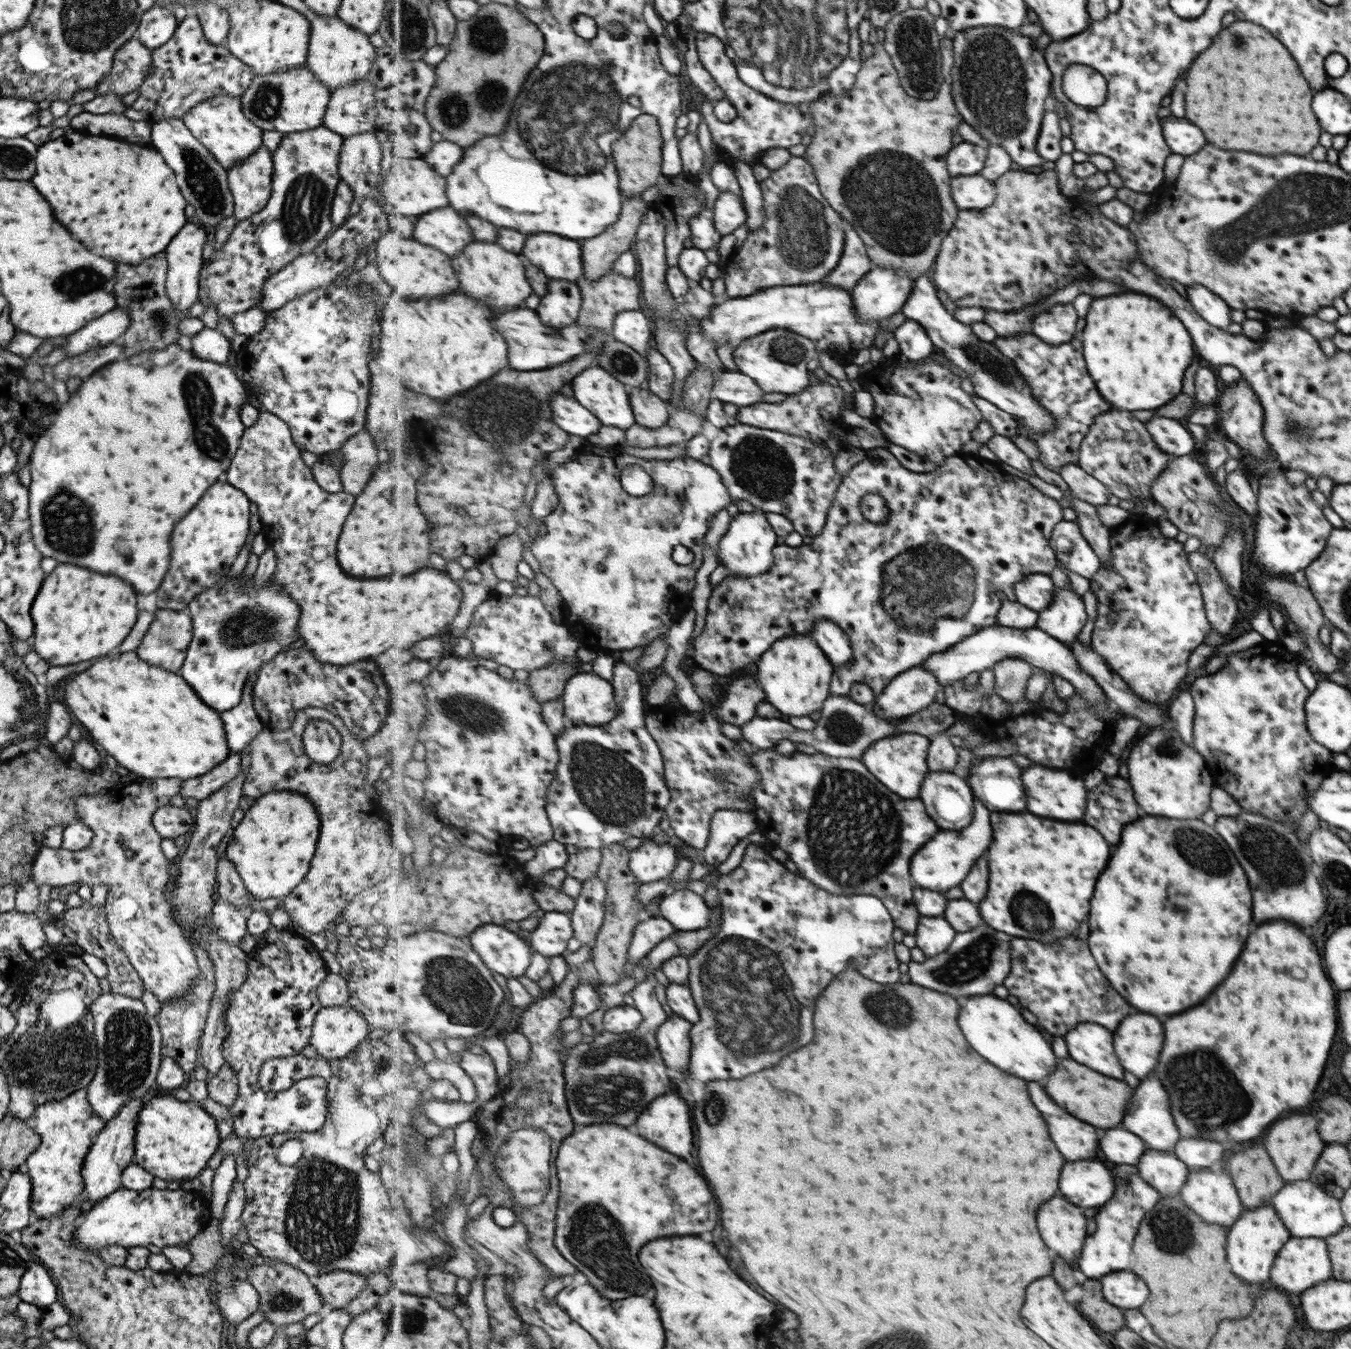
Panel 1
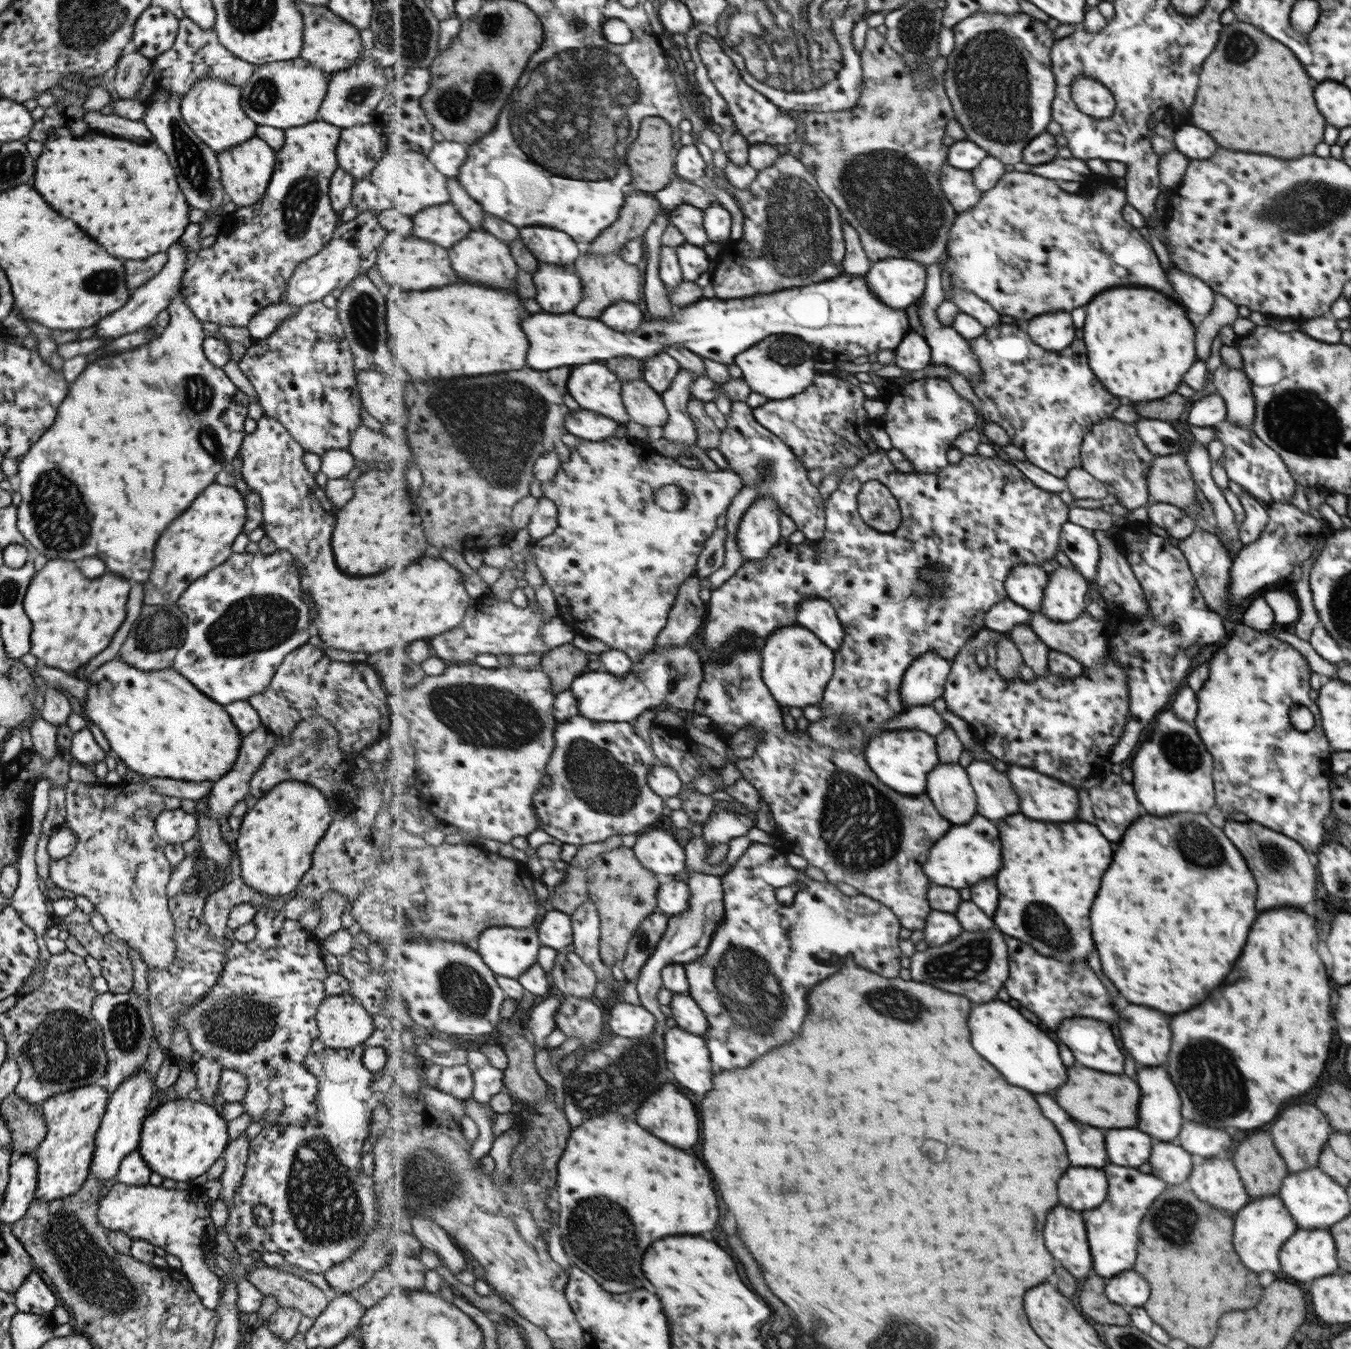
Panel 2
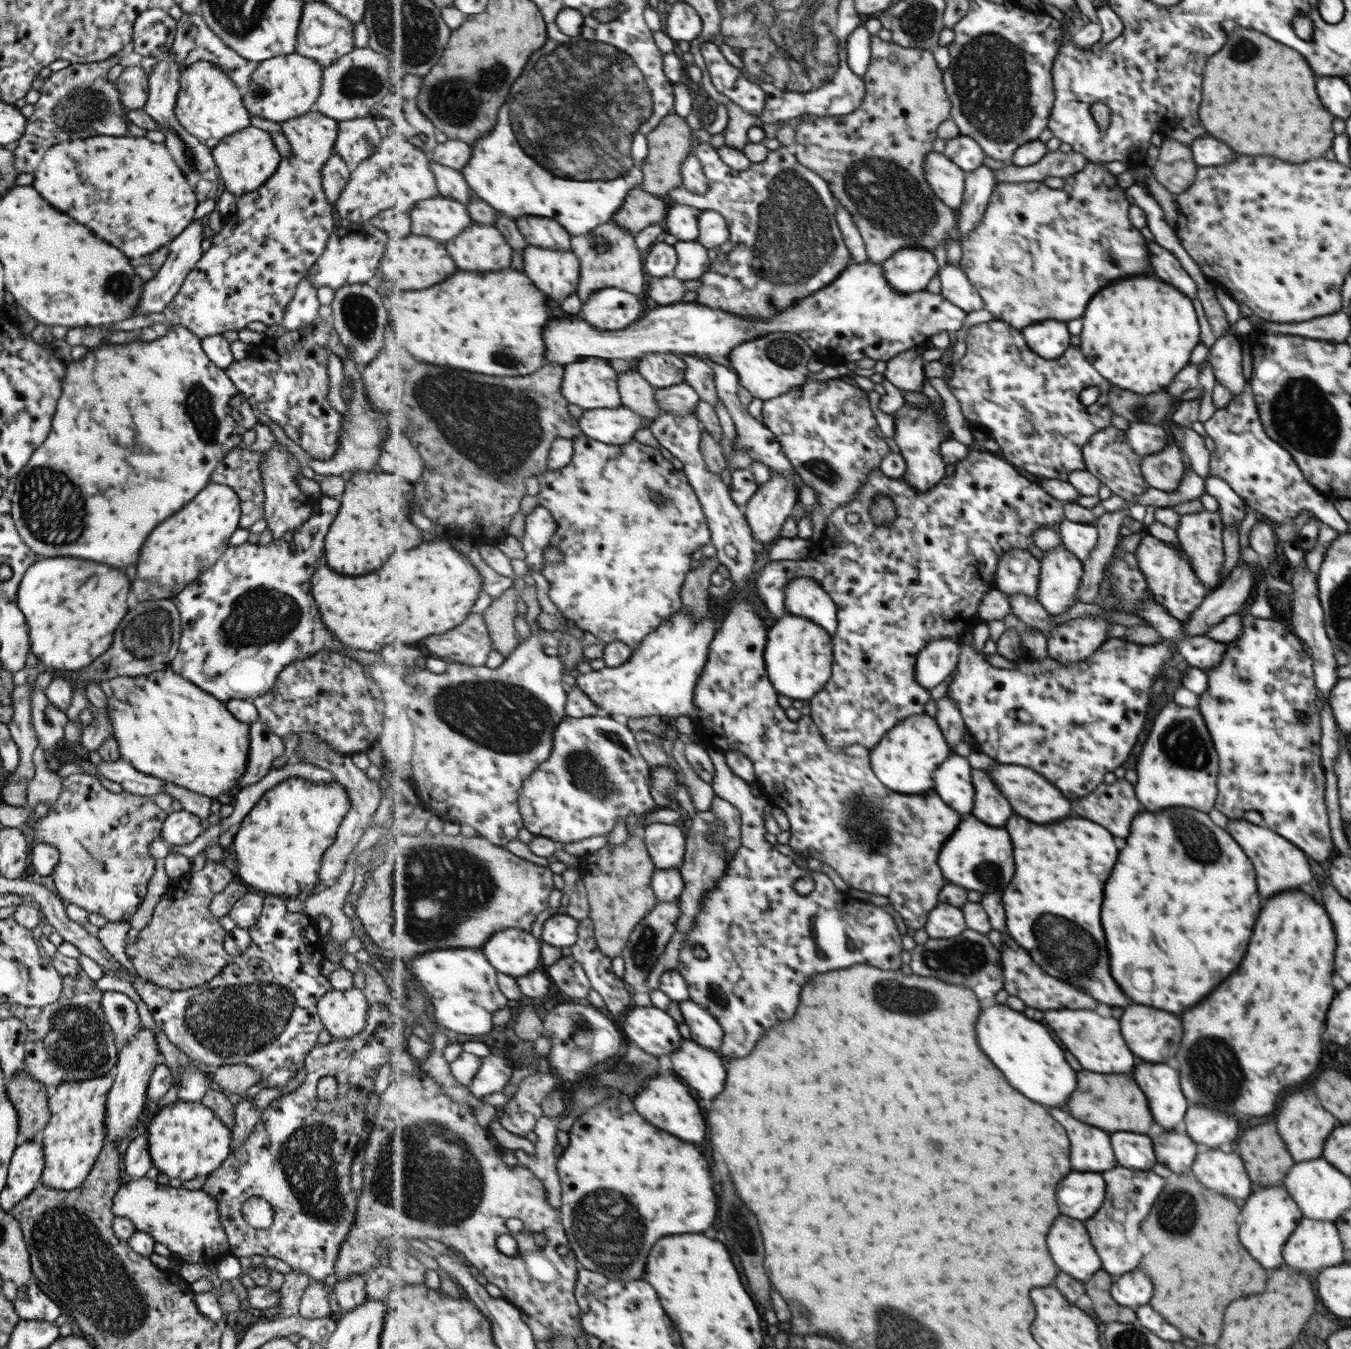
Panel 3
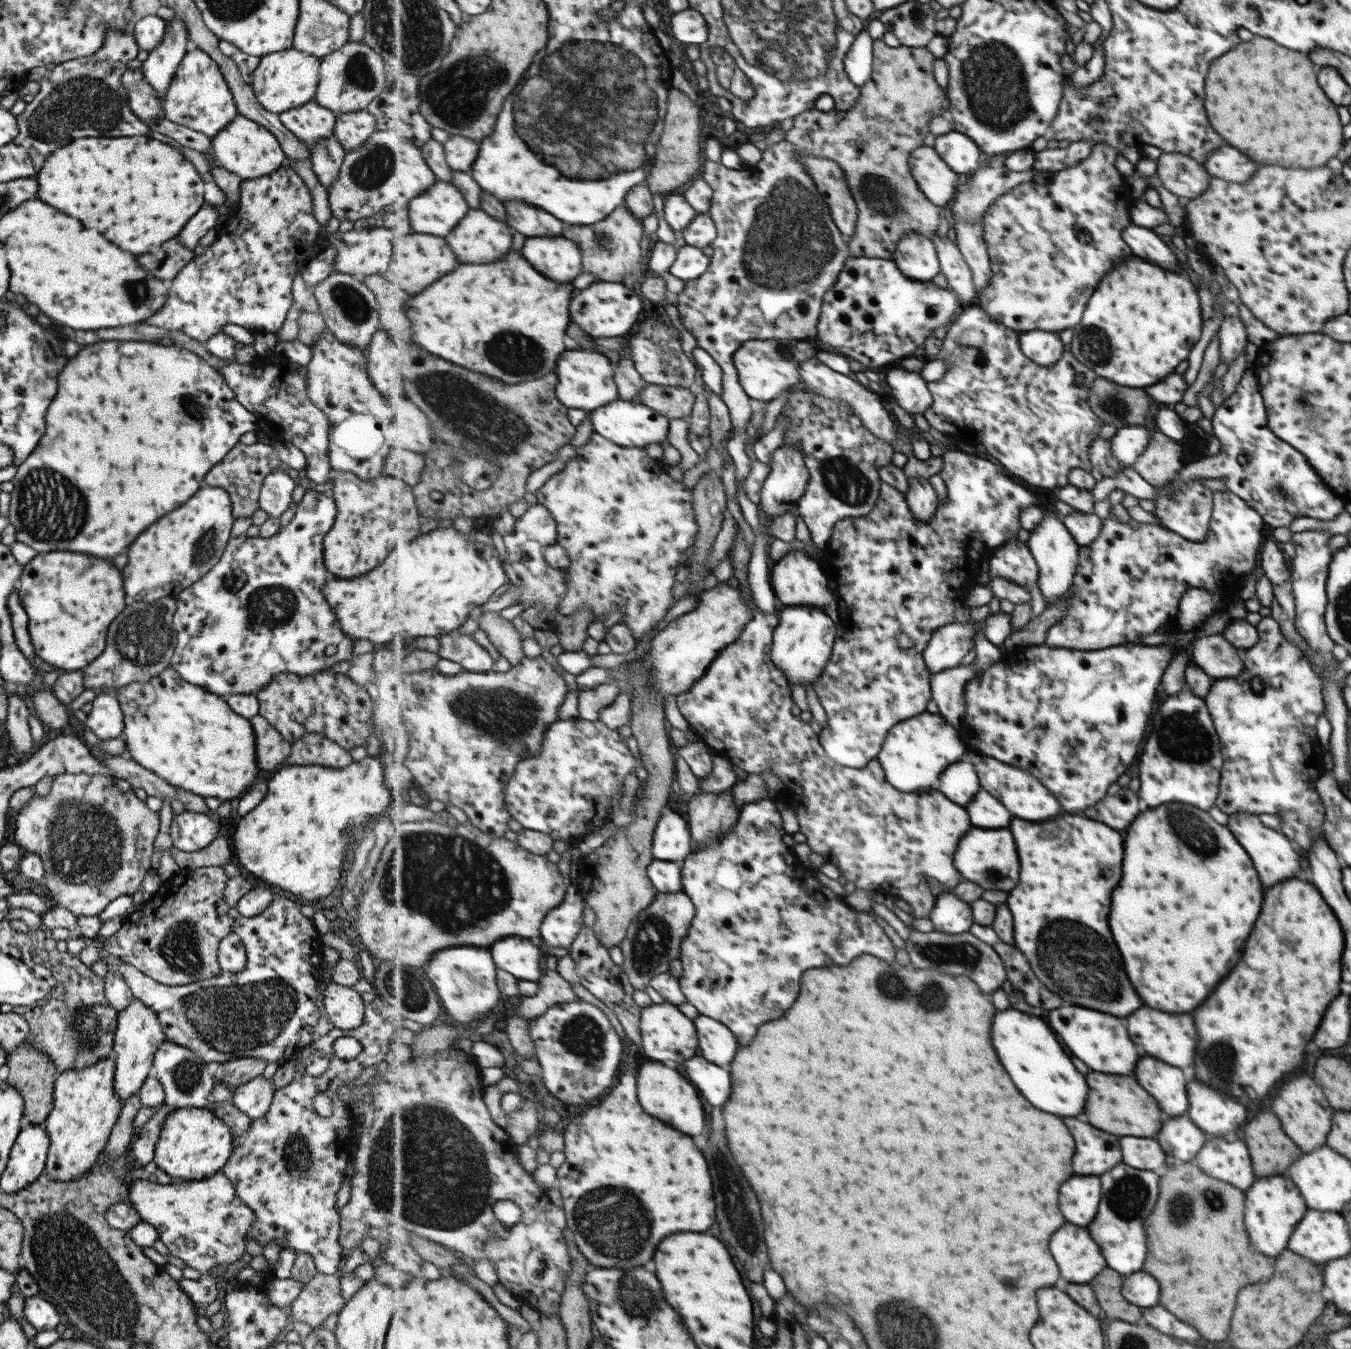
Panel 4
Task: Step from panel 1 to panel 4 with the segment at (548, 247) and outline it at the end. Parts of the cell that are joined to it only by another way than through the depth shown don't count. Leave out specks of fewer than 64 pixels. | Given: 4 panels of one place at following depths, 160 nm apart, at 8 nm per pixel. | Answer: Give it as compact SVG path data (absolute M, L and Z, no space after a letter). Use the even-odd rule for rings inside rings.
M507 202L508 220L507 223L513 231L521 232L527 236L561 236L564 227L567 225L555 218L553 214L535 208L531 204L519 202Z

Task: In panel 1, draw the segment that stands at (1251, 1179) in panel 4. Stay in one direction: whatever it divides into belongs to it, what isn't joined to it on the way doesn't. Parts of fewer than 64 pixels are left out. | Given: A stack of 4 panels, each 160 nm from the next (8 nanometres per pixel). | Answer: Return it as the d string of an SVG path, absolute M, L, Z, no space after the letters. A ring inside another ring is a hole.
M1209 1168L1188 1172L1179 1196L1191 1210L1197 1210L1205 1222L1231 1226L1243 1205L1227 1170L1211 1172Z

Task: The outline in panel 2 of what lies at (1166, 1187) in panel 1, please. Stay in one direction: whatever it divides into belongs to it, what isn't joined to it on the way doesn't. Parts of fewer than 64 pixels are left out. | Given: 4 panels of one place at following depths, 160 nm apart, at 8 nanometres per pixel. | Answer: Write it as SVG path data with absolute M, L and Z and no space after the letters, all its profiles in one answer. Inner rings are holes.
M1151 1138L1151 1174L1165 1181L1167 1185L1185 1183L1188 1174L1192 1172L1193 1163L1193 1156L1175 1141L1159 1142Z

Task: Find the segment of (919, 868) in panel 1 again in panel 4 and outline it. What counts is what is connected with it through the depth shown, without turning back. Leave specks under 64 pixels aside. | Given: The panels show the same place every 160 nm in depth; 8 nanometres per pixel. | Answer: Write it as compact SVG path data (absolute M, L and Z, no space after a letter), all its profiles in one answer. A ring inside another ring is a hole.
M973 828L961 842L961 850L957 850L956 867L961 870L967 881L979 882L985 890L1013 890L1019 884L1019 852L1015 838L1009 830L983 830Z

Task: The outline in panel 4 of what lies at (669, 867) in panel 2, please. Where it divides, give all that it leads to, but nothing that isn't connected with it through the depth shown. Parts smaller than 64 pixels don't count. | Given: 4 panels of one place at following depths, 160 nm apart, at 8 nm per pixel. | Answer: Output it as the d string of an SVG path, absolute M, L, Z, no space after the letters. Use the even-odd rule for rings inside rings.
M668 810L660 819L652 852L657 860L682 863L694 851L694 838L688 822L677 812Z

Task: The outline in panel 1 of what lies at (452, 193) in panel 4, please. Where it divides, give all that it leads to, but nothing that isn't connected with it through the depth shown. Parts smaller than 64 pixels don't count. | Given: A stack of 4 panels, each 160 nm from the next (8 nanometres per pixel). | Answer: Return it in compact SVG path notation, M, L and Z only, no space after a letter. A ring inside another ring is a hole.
M451 206L418 217L414 234L419 242L435 246L449 256L459 256L469 242L476 240L467 220Z

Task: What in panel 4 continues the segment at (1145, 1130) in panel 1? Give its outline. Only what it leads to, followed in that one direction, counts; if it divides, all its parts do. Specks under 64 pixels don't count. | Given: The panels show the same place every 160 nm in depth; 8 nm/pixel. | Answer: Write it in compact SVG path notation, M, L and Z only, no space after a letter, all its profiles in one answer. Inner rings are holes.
M1141 1058L1137 1062L1137 1082L1161 1102L1161 1110L1169 1116L1179 1116L1187 1110L1188 1096L1185 1094L1185 1080L1179 1068L1163 1064L1155 1058Z

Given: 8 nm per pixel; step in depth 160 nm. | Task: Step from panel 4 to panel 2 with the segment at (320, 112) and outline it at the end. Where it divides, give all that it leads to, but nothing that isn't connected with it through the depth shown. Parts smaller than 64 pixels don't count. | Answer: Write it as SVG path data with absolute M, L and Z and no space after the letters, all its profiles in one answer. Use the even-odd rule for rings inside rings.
M320 118L301 126L284 130L284 143L276 151L273 172L261 198L251 206L236 207L231 220L207 248L200 248L190 259L181 277L182 299L197 321L220 326L245 327L261 309L282 300L286 282L296 266L317 254L332 237L339 224L339 215L331 208L328 184L331 173L338 167L336 144L340 128Z

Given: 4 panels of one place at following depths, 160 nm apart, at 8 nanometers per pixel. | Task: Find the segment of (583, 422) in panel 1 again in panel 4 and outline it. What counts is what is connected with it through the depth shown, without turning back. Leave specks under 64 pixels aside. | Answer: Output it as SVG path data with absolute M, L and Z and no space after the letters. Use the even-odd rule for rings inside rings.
M621 398L608 405L591 411L591 424L594 432L605 435L617 446L645 448L649 444L658 444L668 440L671 419L645 403L634 403Z

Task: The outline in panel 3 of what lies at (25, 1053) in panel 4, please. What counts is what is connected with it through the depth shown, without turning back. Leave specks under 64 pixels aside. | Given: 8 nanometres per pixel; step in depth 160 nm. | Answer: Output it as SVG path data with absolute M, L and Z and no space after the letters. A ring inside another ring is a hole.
M22 1068L17 1070L5 1085L7 1098L12 1102L18 1116L16 1136L19 1136L19 1139L16 1146L38 1139L39 1132L50 1117L47 1102L49 1088L32 1079Z

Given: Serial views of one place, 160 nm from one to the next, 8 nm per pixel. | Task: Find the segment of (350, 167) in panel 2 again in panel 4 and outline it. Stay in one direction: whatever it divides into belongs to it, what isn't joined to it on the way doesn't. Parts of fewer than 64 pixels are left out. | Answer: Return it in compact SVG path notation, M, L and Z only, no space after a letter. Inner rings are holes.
M365 110L336 116L333 135L345 151L357 148L376 130L376 122Z

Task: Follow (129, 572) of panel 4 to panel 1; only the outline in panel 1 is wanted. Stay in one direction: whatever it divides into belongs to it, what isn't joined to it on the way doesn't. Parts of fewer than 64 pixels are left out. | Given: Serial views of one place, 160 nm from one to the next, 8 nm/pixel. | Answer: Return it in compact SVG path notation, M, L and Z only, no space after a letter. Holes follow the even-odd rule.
M215 481L209 490L199 498L199 502L173 526L171 534L171 558L169 558L169 568L159 584L159 588L154 590L154 604L158 609L186 610L186 604L202 590L215 586L220 578L227 575L233 560L237 556L238 550L243 547L249 537L249 500L241 492L233 488L229 483Z

